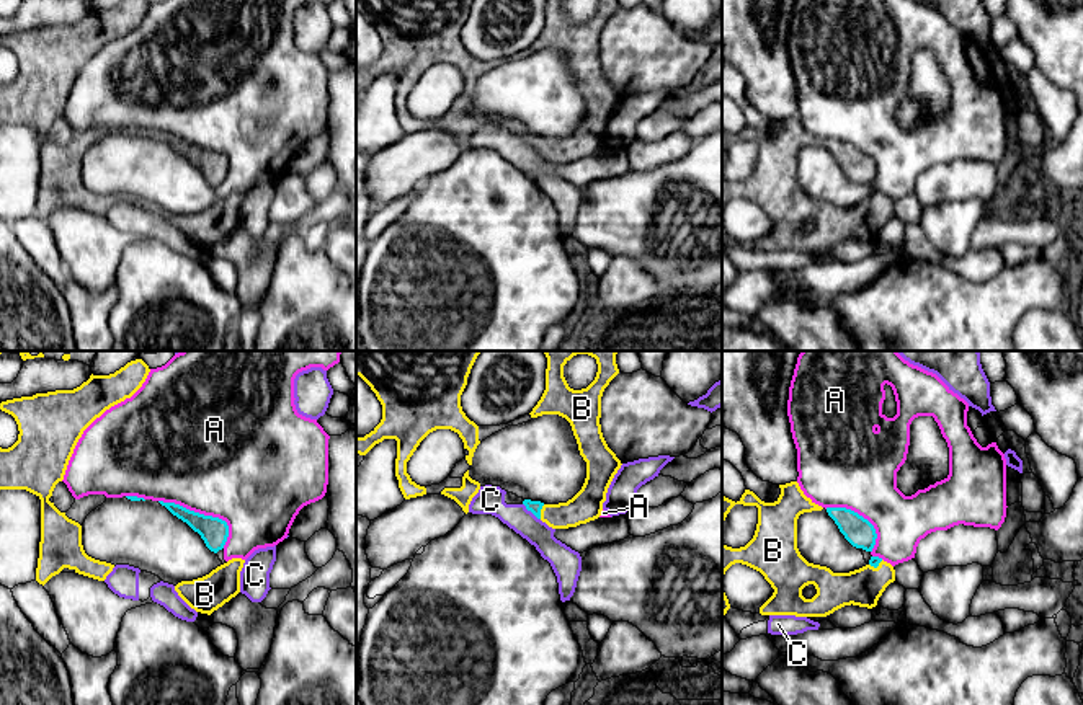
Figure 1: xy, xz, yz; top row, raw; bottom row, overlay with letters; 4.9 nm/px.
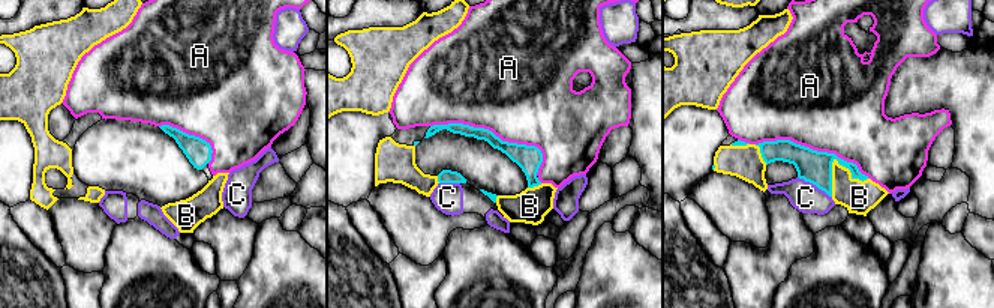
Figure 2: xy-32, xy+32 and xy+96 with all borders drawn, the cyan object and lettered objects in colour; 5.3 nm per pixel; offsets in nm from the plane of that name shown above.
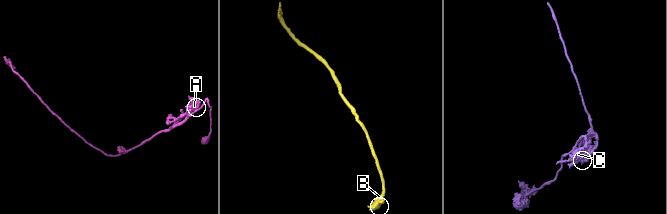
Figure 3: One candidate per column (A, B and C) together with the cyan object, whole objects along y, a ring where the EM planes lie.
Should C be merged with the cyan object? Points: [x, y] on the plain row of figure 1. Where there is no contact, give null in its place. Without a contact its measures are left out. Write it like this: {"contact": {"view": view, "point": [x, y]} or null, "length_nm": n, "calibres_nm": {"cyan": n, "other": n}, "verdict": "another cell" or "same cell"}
{"contact": {"view": "xz", "point": [531, 146]}, "length_nm": 120, "calibres_nm": {"cyan": 60, "other": 140}, "verdict": "another cell"}

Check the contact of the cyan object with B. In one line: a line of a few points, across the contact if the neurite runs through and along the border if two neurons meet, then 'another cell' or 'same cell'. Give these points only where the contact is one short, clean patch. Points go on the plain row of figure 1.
same cell

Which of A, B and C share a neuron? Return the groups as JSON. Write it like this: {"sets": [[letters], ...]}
{"sets": [["A"], ["B"], ["C"]]}

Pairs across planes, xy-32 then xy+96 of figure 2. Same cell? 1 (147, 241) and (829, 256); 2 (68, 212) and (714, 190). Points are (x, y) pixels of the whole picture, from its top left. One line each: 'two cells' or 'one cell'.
1: one cell
2: one cell

